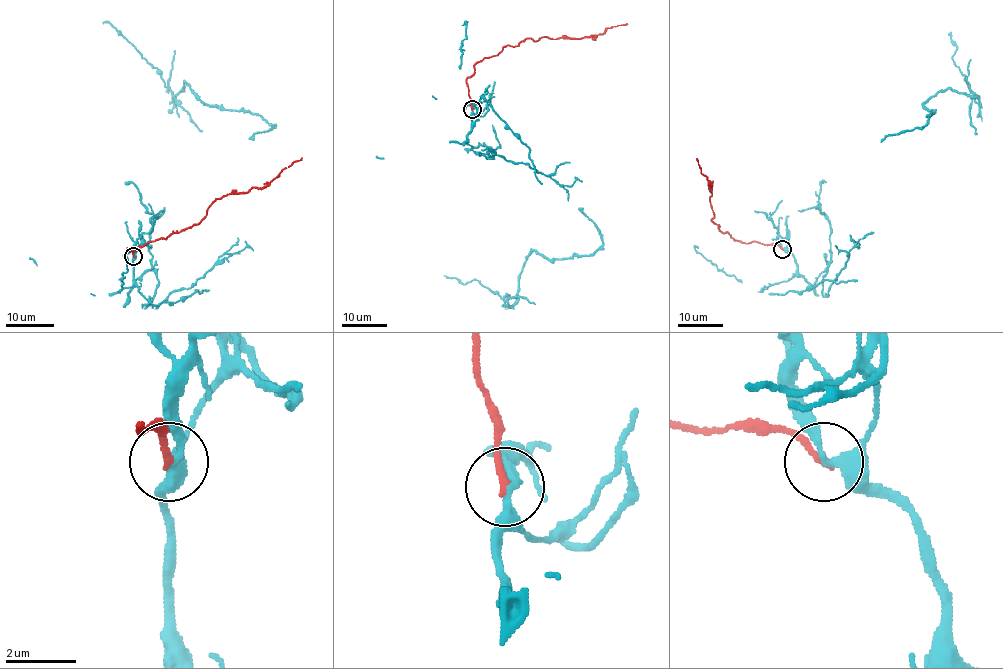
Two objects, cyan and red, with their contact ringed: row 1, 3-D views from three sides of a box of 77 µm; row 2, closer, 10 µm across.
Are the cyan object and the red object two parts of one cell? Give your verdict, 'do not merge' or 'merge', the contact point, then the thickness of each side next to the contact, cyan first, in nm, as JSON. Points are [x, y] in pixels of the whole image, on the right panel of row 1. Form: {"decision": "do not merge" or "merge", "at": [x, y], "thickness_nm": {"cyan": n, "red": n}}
{"decision": "do not merge", "at": [782, 249], "thickness_nm": {"cyan": 240, "red": 200}}

